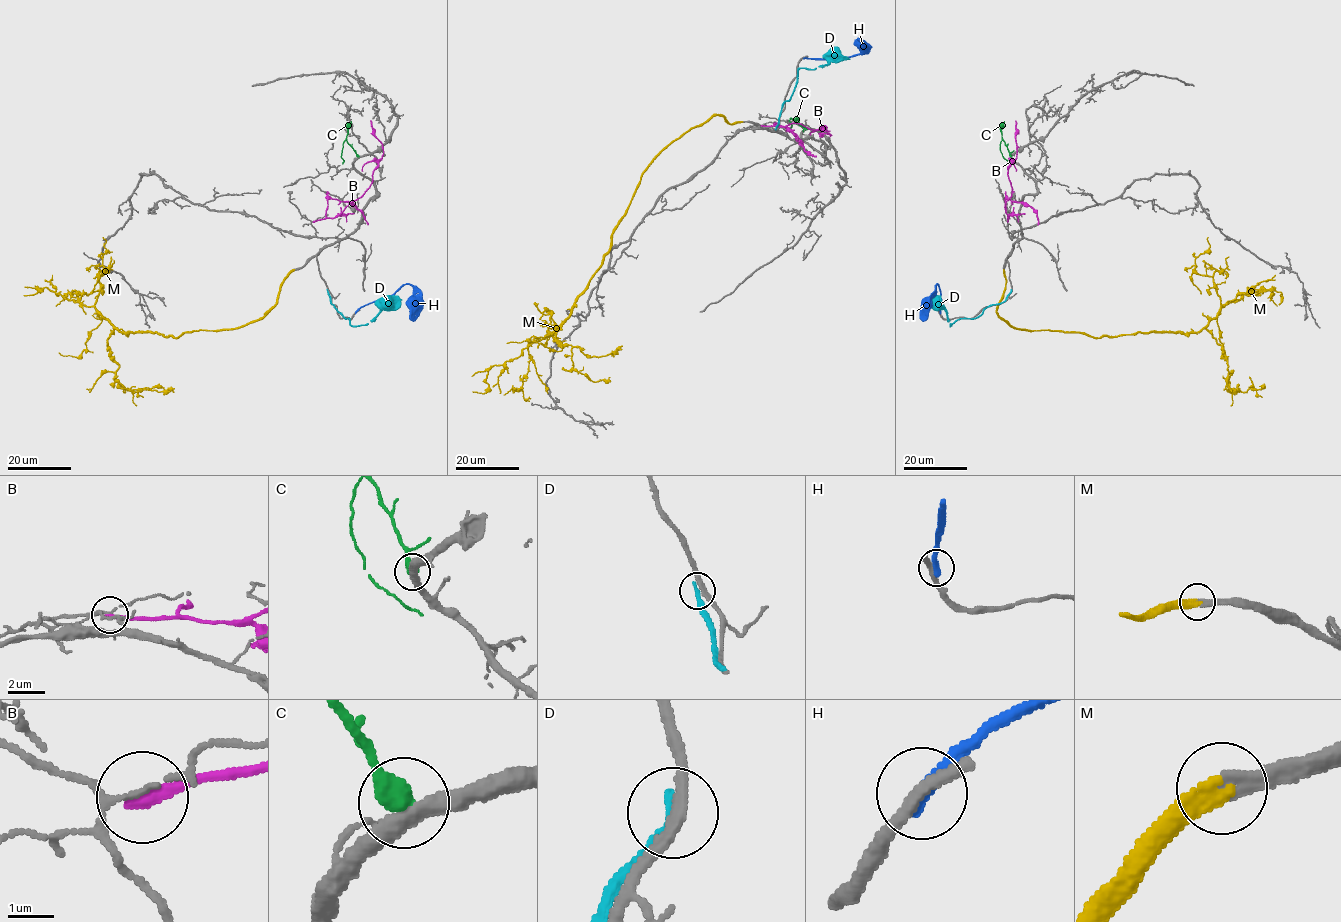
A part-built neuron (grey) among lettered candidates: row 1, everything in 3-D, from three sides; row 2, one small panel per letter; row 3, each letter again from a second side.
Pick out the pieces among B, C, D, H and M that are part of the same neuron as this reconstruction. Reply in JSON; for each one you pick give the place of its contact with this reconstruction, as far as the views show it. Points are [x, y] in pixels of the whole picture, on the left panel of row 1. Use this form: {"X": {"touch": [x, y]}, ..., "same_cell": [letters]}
{"M": {"touch": [293, 270]}, "same_cell": ["M"]}

